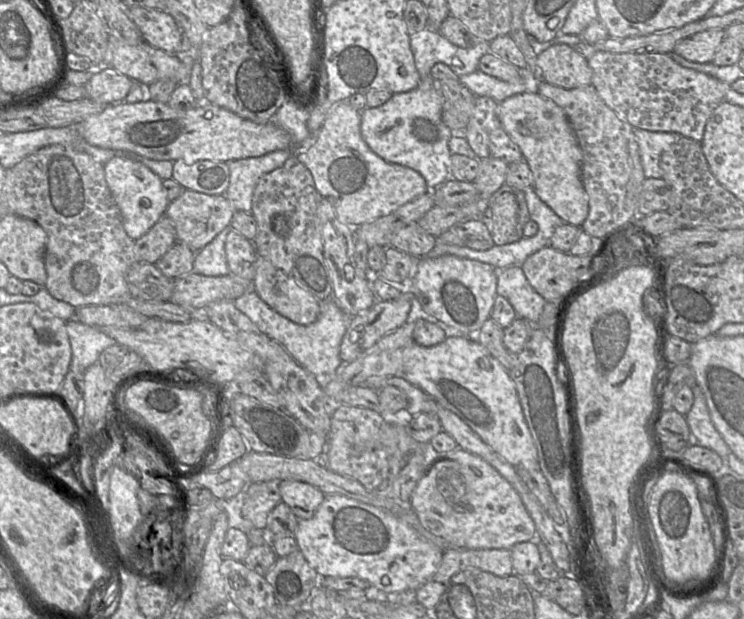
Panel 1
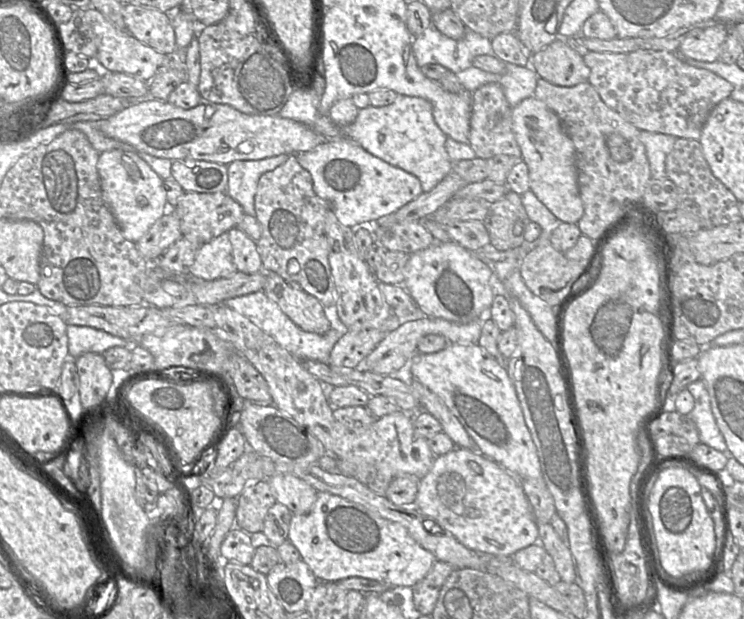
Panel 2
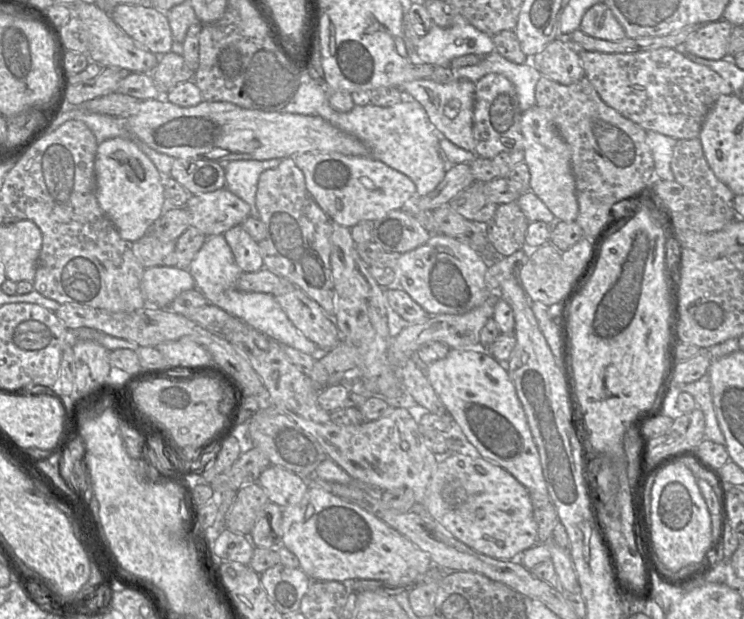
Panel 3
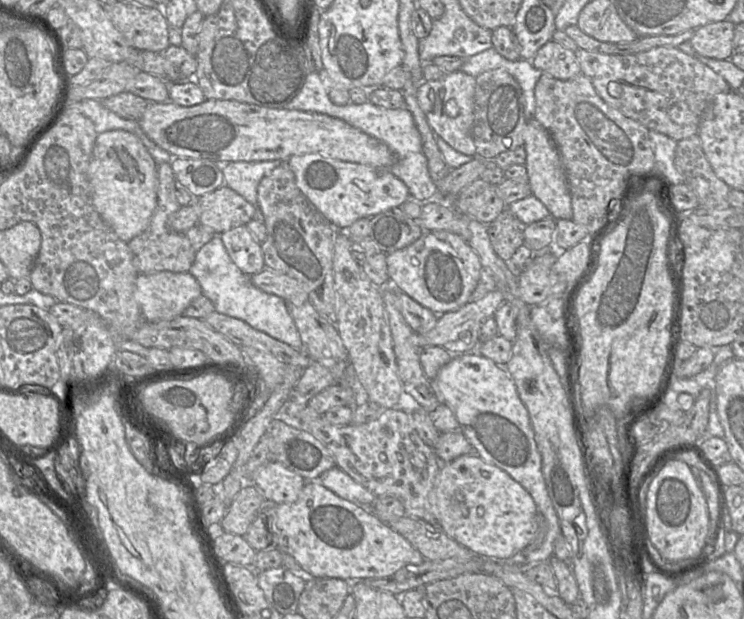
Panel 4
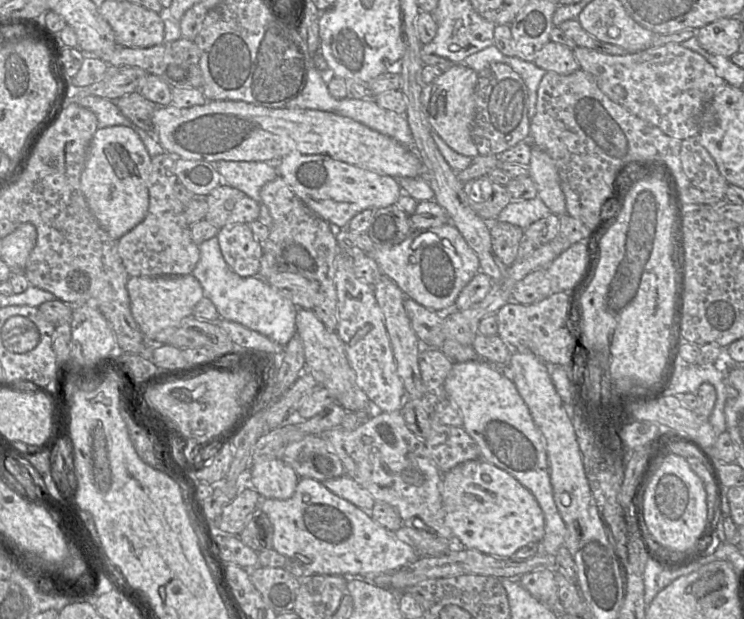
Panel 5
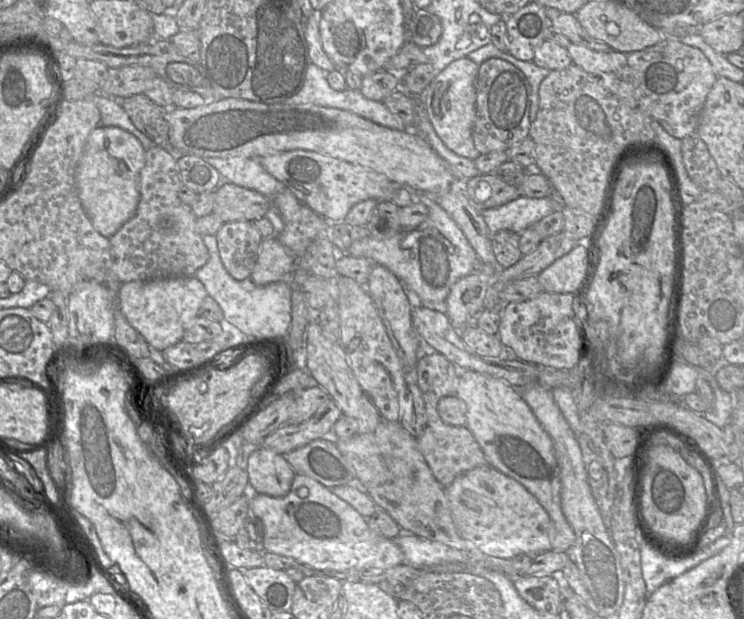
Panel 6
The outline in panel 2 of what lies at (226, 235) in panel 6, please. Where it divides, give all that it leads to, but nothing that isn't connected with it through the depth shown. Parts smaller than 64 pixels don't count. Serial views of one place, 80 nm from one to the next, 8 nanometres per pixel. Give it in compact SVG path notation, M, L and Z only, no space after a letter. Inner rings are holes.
M237 227L231 228L227 233L232 246L233 262L237 270L246 274L262 271L262 261L256 241Z

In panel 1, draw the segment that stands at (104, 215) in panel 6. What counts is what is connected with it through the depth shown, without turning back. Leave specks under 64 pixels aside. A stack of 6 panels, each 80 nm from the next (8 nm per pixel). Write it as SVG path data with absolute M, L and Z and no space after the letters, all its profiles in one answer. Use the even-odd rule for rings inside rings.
M124 156L111 158L103 168L107 186L119 208L124 230L132 240L137 240L165 216L170 201L163 188L163 180L143 163Z

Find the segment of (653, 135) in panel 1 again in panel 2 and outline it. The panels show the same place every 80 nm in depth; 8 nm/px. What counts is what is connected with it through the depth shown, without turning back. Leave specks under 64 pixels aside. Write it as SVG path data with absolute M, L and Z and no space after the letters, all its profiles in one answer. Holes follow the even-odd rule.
M640 130L639 138L644 144L653 179L667 179L665 160L672 151L677 137Z

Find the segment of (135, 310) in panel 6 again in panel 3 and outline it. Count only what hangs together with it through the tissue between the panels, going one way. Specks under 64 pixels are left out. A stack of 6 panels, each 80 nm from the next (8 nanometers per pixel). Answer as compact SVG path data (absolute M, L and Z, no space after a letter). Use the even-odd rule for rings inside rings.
M158 266L144 270L141 291L148 304L168 308L183 291L196 288L187 269Z

